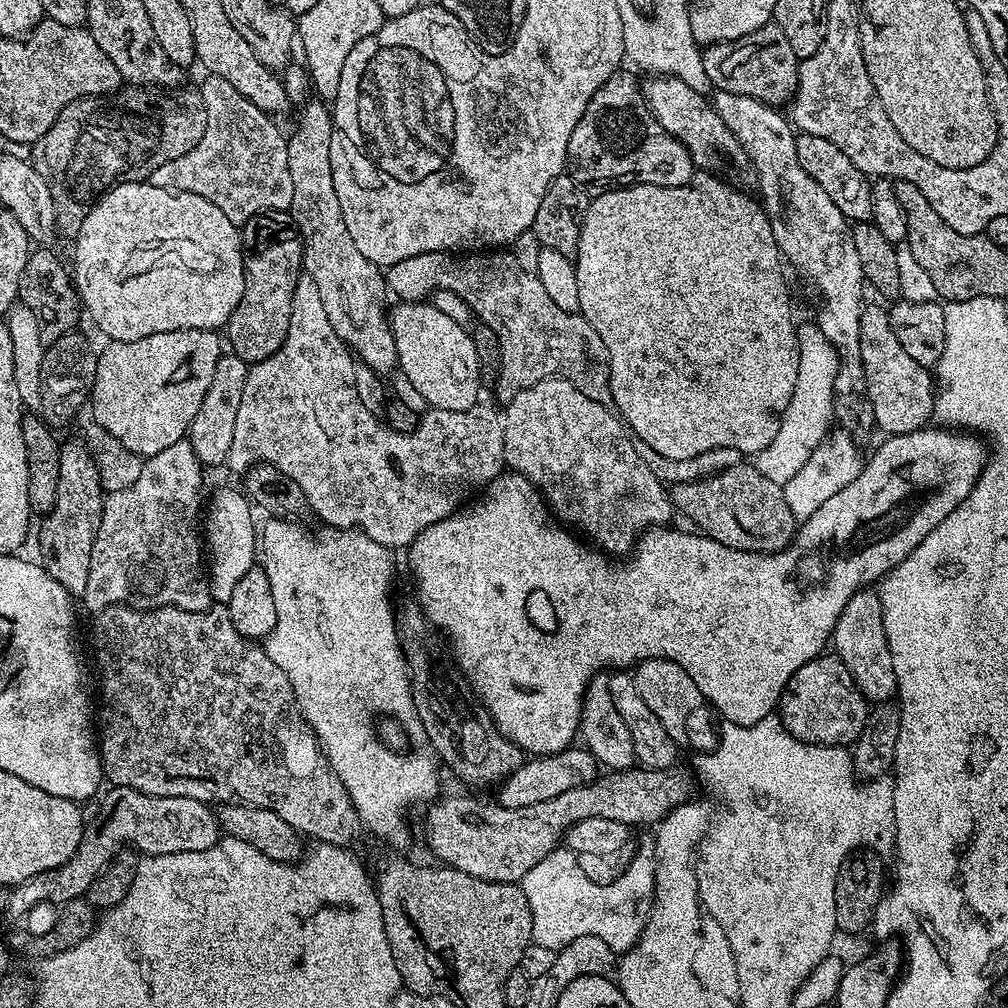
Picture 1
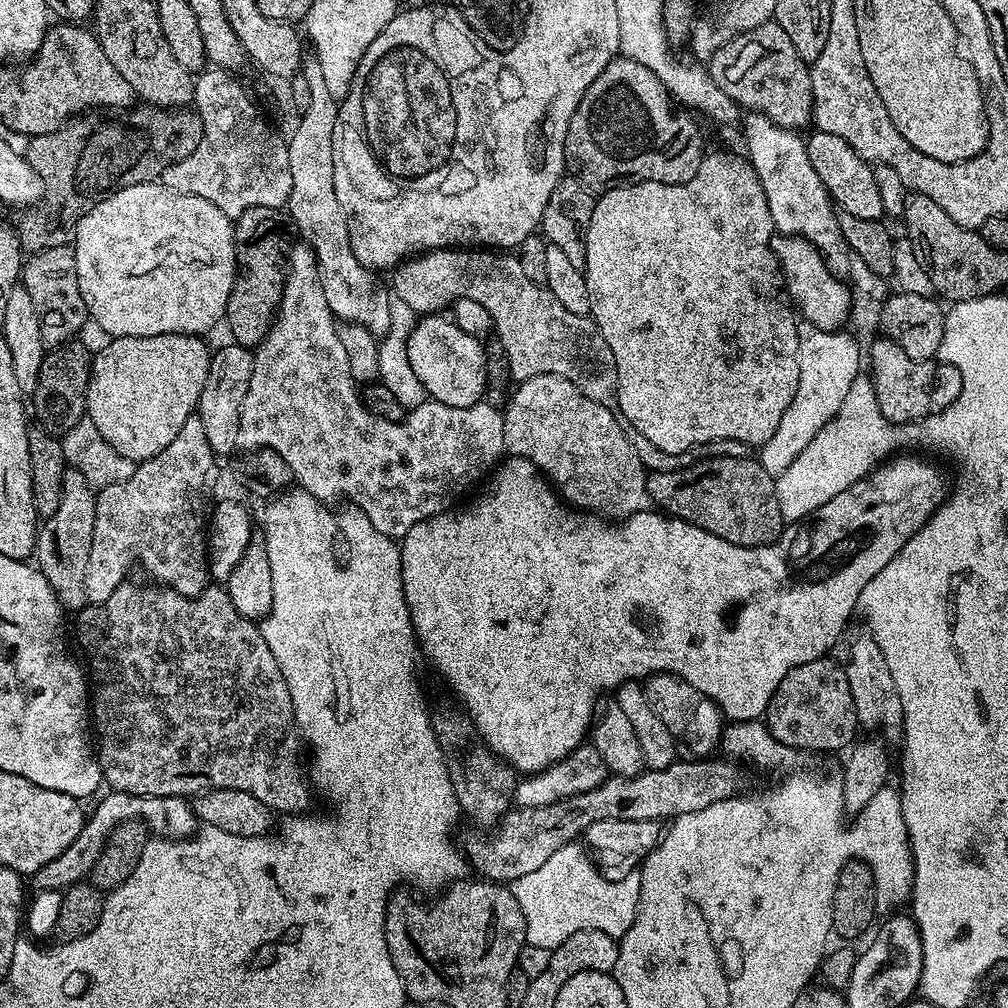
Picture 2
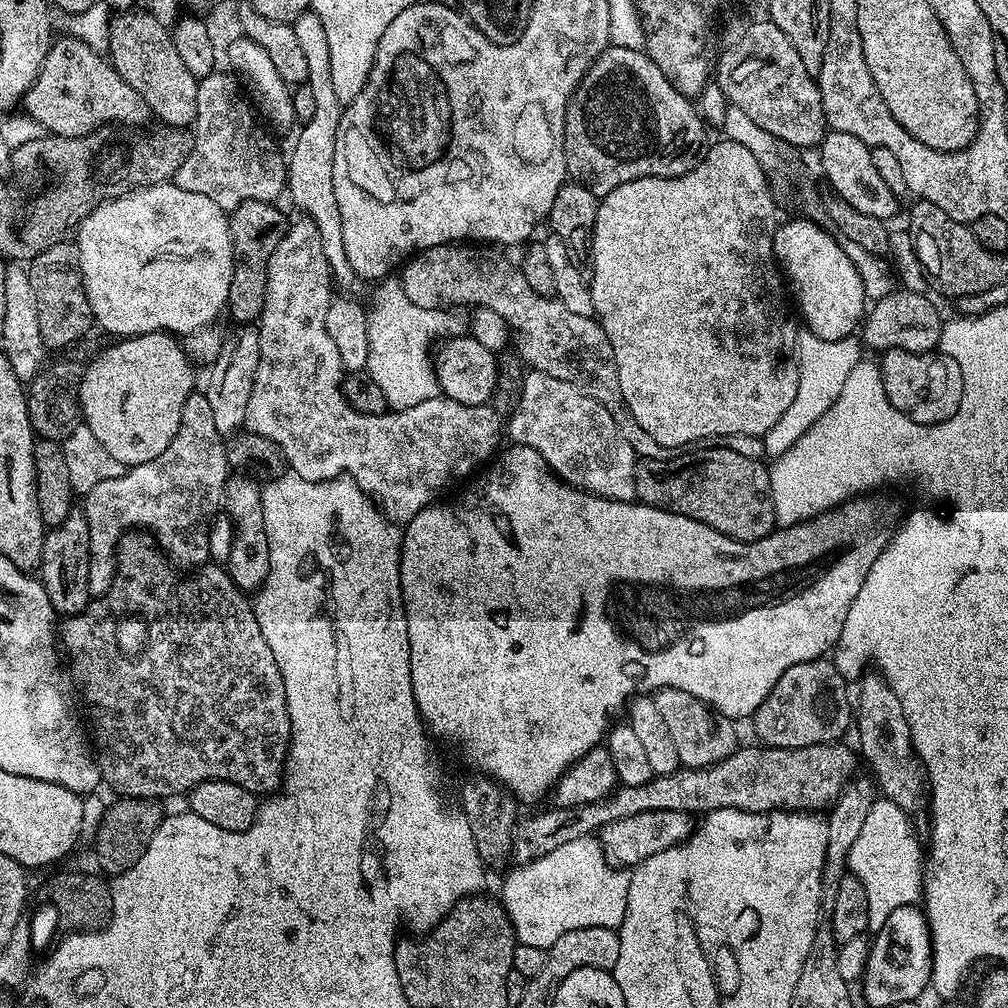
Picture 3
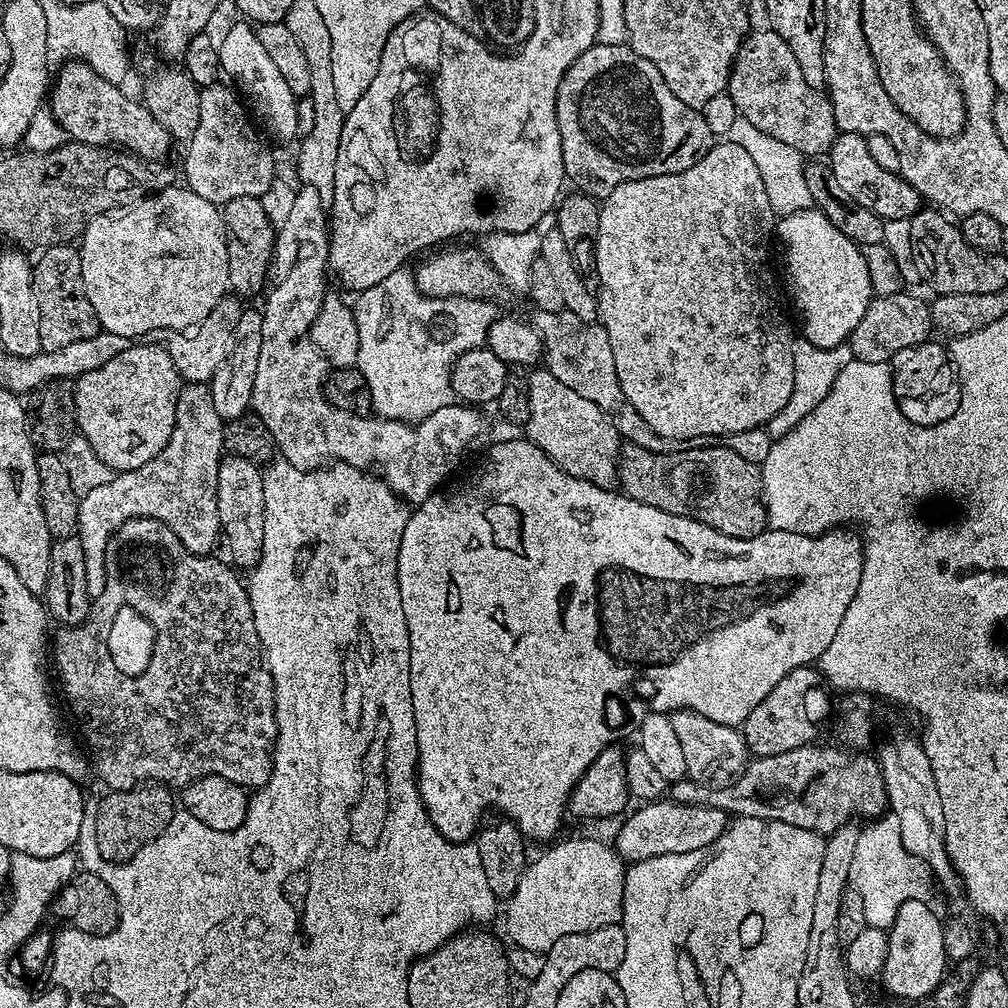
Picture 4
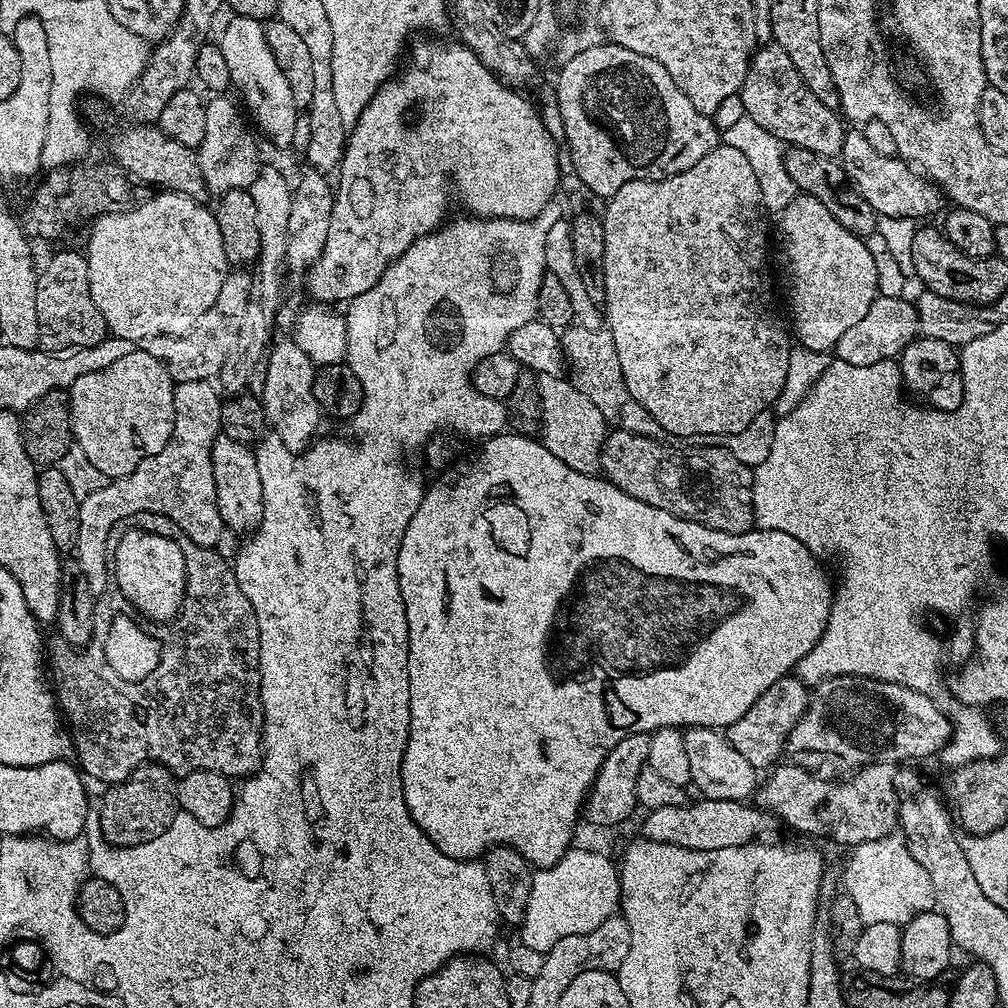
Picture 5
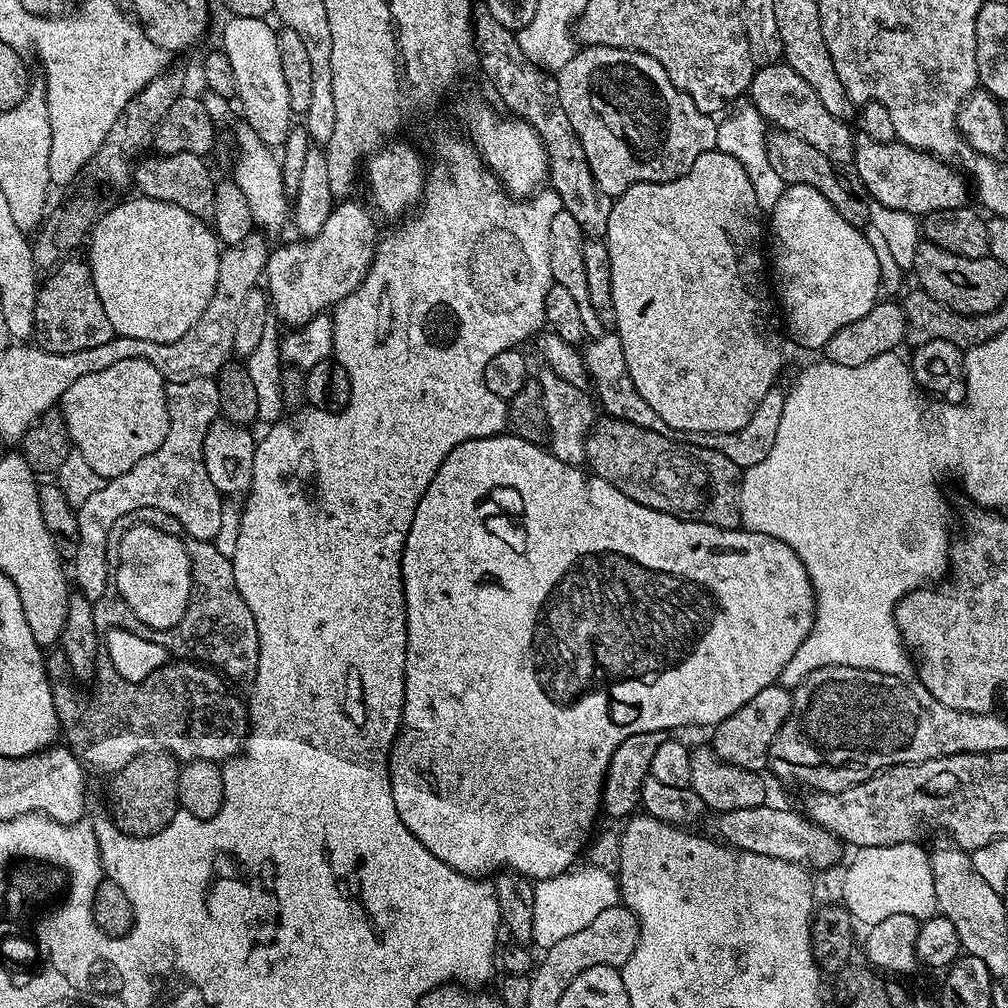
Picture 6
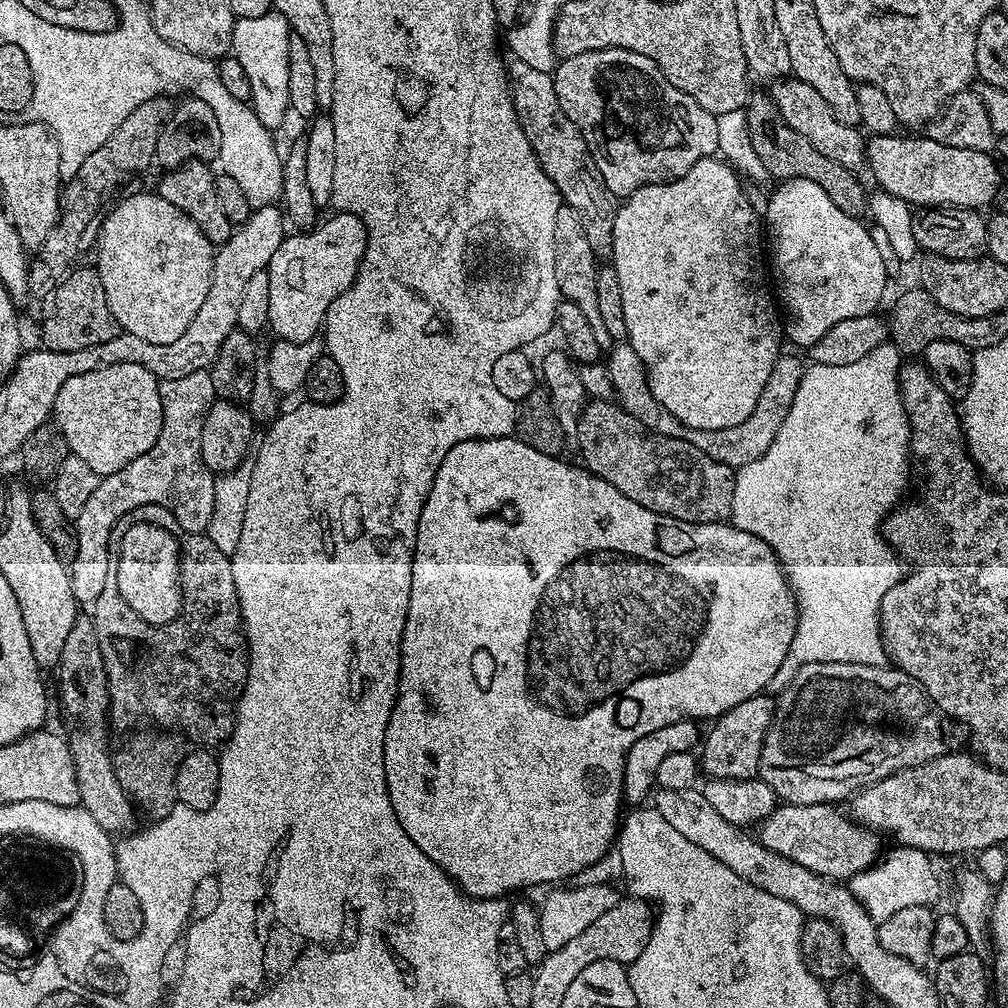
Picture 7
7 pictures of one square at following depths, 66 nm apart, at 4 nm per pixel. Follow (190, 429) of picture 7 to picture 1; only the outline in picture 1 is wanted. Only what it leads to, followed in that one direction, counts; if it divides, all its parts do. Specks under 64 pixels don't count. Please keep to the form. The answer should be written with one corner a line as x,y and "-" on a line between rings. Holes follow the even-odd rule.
183,439
174,442
174,446
166,446
166,450
147,457
142,466
142,474
138,474
137,480
126,486
126,490
105,495
102,522
98,526
90,554
90,578
86,581
86,594
82,597
82,604
89,608
89,613
95,614
113,604
131,601
131,596
136,596
143,588
151,586
152,576
159,572
161,605
191,612
213,607
206,556
202,551
202,497
205,495
203,471
205,469
198,454
194,454
191,444

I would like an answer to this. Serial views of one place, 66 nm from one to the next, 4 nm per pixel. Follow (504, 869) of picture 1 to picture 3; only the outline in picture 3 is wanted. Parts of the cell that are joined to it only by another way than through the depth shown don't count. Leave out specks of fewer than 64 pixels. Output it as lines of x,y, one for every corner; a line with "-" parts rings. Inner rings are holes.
847,743
815,744
814,746
802,746
801,748
756,748
737,747
736,751
727,756
718,764
711,764
709,768
686,768
681,766
674,770
674,774
665,776
653,776
646,786
620,786
615,792
610,793
605,800
590,802
573,808
549,807
549,812
540,812
537,816
528,816
519,821
516,826
516,836
512,840
512,856
517,865
529,864
532,860
542,858
558,846
566,846
566,842
575,842
578,838
599,833
610,822
622,818
634,818
634,814
646,814
652,810
678,810
689,814
707,814
723,808
737,808
743,812
789,812
815,813
816,808
827,809
836,803
840,797
840,791
845,784
857,775
855,751
847,748

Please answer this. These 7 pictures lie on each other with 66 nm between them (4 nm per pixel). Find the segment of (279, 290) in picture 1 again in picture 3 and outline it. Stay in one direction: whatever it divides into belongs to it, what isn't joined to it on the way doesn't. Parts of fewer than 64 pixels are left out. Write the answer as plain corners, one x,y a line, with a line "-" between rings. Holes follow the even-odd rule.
266,200
242,202
237,208
231,209
228,217
234,254
234,274
230,278
226,312
227,315
232,315
237,320
235,323
240,326
259,321
260,312
264,309
270,254
274,254
278,242
282,242
284,231
290,223
289,217
284,217
276,206

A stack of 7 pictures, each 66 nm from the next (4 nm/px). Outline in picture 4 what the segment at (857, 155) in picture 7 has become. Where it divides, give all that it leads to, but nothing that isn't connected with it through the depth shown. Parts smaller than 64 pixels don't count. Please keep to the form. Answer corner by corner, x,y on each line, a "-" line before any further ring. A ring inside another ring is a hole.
749,31
744,37
732,63
726,96
732,99
740,118
771,138
794,146
804,158
823,157
837,138
831,102
821,89
810,86
802,78
794,53
777,32

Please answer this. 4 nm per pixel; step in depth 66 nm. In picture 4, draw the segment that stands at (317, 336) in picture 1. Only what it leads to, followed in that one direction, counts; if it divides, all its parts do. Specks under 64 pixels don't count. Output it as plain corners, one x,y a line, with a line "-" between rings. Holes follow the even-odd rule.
300,186
295,191
291,213
287,215
286,222
276,228
272,267
262,296
262,350
258,354
258,374
254,374
251,411
264,423
266,430
270,430
279,455
290,461
295,468
310,472
314,468
331,466
337,462
365,470
373,468
396,491
401,500
412,506
418,505
445,483
443,480
463,462
467,452
480,447
483,449
489,443
488,424
480,413
483,411
474,406
453,402
442,406
442,410
434,410
434,414
430,414
425,420
405,422
373,418
371,415
357,416
354,412
338,410
338,406
328,401
324,393
324,384
330,371
328,357
309,339
309,332
318,312
322,310
326,293
324,276
329,275
330,218
326,213
326,201
319,196
318,190

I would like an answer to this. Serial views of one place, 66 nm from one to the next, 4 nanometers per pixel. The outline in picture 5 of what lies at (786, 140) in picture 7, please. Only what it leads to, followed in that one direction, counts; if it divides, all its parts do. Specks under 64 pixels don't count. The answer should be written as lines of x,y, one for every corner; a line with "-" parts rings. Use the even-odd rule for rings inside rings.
792,146
784,152
784,162
786,174
790,174
797,190
805,196
818,198
818,202
822,202
822,206
826,206
826,210
830,210
830,215
840,225
846,226
846,230
850,230
850,234
867,238
876,231
878,217
874,206
870,206
870,202
866,202
866,198
862,198
862,194
858,194
858,190
848,181
842,165
833,157
814,154
814,150

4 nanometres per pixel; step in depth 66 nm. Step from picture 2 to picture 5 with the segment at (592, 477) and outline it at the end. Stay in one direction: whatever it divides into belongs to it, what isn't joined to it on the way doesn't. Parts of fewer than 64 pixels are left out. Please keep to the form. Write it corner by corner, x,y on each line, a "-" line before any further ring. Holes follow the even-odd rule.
542,376
538,380
540,401
542,402
543,420
540,422
539,435
554,454
554,458
562,458
570,470
578,470
582,474
597,475
600,472
600,451
604,438
610,431
610,425
602,418
602,410
582,394
572,384
571,379
558,376

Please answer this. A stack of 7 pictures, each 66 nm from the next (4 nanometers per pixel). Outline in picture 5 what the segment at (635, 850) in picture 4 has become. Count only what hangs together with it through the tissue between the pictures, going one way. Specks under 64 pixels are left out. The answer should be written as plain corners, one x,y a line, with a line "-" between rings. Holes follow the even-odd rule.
706,800
679,804
678,806
662,806
651,809
644,820
643,835
647,839
658,842
661,846
671,846
679,850
726,850
726,846
742,846
753,842
768,842
778,827
778,821
771,812
765,812
759,806
739,800

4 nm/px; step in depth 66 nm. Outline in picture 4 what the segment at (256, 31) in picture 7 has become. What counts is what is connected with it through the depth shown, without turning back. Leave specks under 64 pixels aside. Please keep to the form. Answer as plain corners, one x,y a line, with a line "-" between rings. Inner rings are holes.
248,22
239,23
230,25
225,30
224,37
219,37
218,40
223,75
229,76
227,79
238,89
239,95
246,101
251,115
255,117
259,127
265,133
268,131
276,140
295,141
298,130
298,110
296,109
298,97
290,94
290,86
286,86
281,72
275,68
274,62
266,55
262,42
258,42
255,27

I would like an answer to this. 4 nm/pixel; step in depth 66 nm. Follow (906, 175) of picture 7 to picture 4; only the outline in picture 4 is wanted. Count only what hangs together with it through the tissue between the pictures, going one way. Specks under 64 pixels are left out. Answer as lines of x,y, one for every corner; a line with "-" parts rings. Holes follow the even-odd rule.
840,132
832,143
832,148
826,154
826,163
828,169
834,174
838,186
842,186
842,190
846,190
846,194
850,194
850,198
854,198
858,206
866,206
866,210
874,210
874,214
878,214
883,221
911,220
922,207
922,198
918,190
914,190
914,186
910,186
910,182
906,182
903,176
878,166
878,162
870,158
867,139
857,132

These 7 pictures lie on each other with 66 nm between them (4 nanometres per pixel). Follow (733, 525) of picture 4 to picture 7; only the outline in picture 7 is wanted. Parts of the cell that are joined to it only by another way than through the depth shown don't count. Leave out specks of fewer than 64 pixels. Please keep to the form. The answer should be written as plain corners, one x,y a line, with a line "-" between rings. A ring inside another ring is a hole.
589,399
576,420
574,429
576,444
580,447
583,467
598,478
610,482
614,490
622,490
626,498
638,502
638,506
646,506
646,510
654,510
663,516
669,516
691,524
722,524
731,521
734,506
735,471
722,462
710,458
710,454
702,454
698,446
690,446
682,438
666,438
638,422
634,414
612,400

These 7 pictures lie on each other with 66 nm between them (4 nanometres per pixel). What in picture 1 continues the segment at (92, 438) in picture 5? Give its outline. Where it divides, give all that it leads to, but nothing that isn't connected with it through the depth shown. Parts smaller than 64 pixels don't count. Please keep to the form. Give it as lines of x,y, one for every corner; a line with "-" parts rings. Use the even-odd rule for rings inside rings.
211,328
170,330
162,334
150,334
146,338
138,338
137,340
113,340
105,345
104,352
102,348
99,353
96,362
96,377
92,383
90,397
92,419
97,420
107,432
114,434
114,438
118,438
118,442
122,442
122,446
126,446
126,450
134,450
134,454
138,454
141,458
158,454
162,450
166,450
166,446
174,446
174,442
185,439
188,435
188,428
194,422
194,414
198,414
198,406
202,406
202,398
206,398
206,390
210,390
210,382
214,379
214,366
218,366
218,358
222,354
221,333

